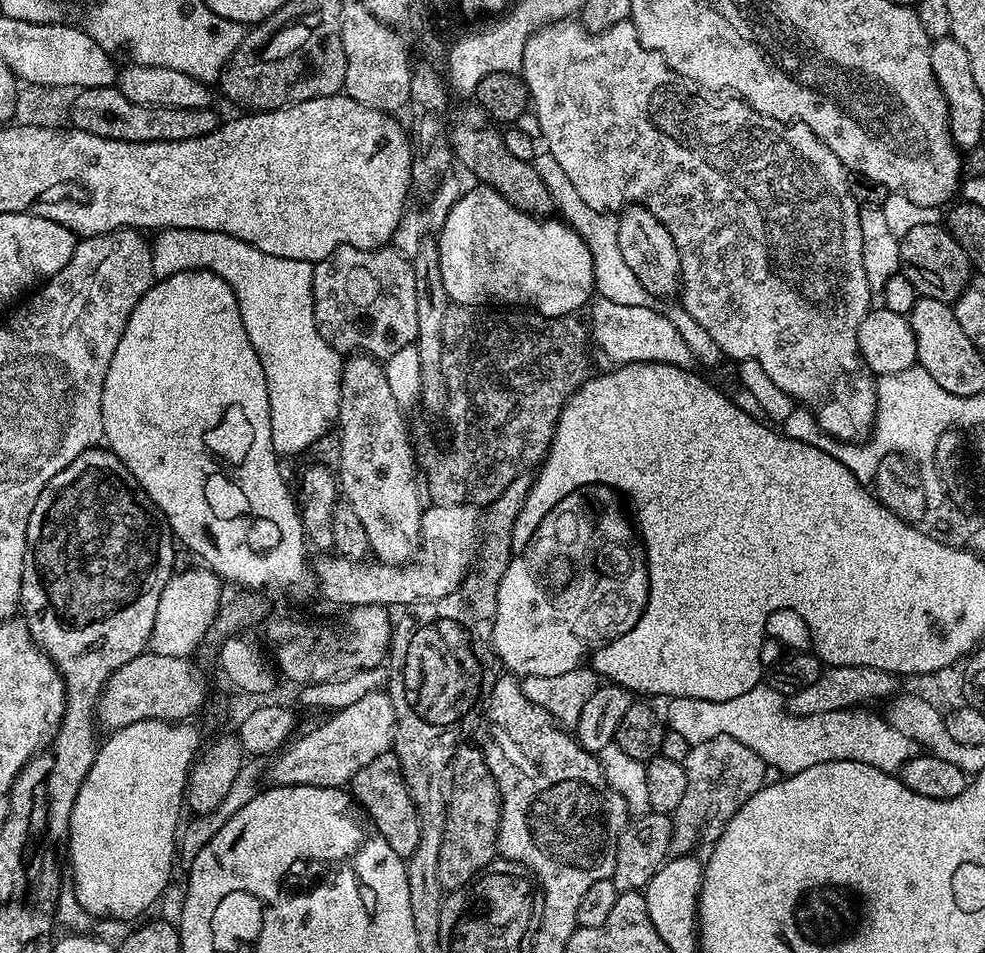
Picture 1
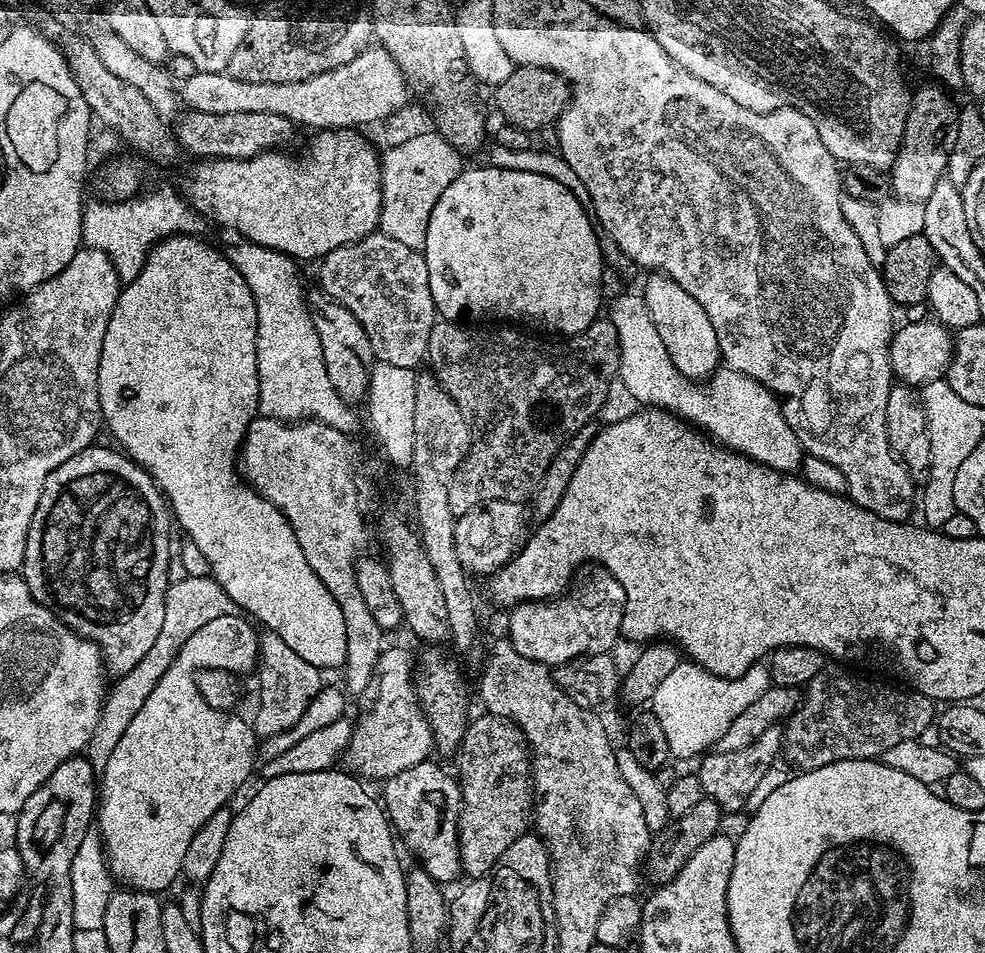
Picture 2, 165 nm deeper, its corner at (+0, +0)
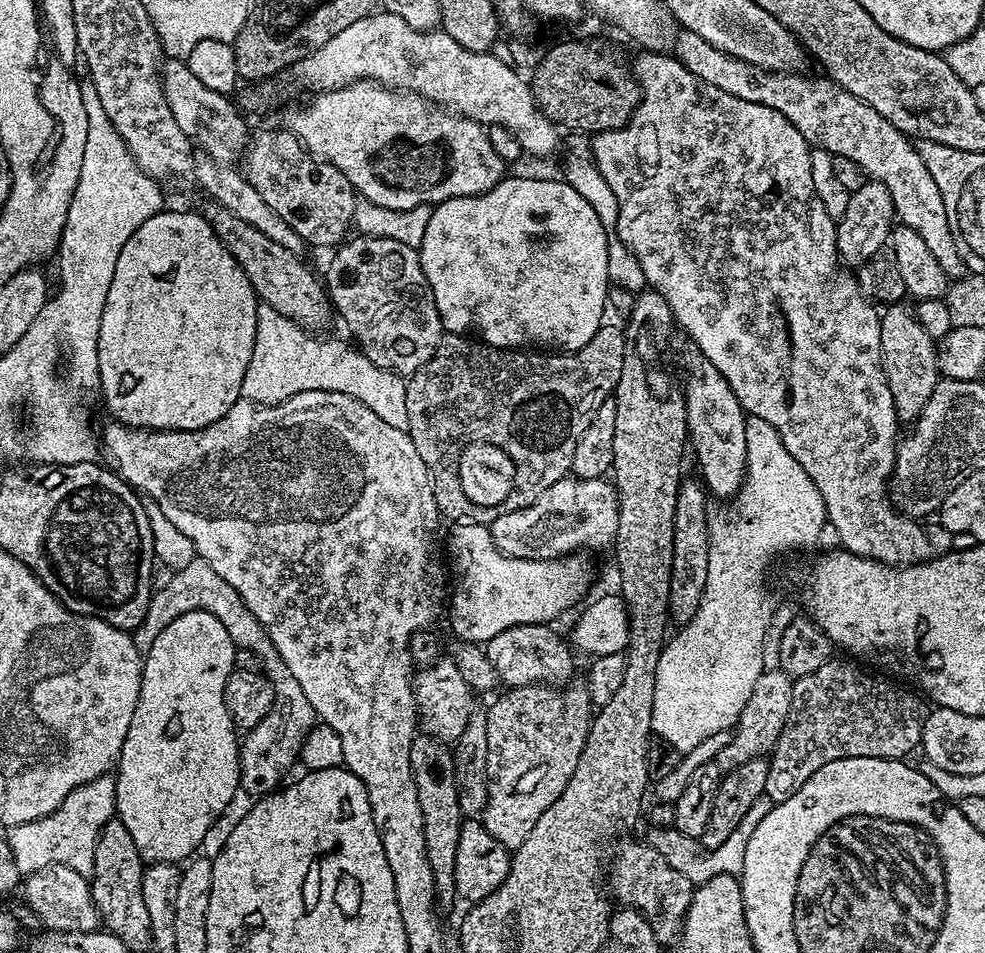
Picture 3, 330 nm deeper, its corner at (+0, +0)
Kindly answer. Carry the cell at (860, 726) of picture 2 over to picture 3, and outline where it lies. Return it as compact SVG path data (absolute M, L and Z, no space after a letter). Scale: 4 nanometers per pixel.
M833 658L826 662L826 666L814 670L814 674L795 677L786 726L782 726L782 734L767 757L768 773L764 795L772 805L786 802L786 798L790 798L790 794L797 792L815 772L822 770L826 762L838 762L842 758L904 760L907 757L906 754L921 745L921 734L925 728L925 718L928 713L927 703L915 691L899 683L889 682L887 679L875 680L871 676L873 675L871 671L847 659L844 660Z

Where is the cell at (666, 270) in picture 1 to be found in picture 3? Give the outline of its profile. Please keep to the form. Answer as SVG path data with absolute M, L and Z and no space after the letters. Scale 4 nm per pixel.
M692 350L688 356L688 377L683 377L682 387L686 414L688 415L688 438L690 448L696 451L696 458L700 462L702 483L717 501L724 502L727 498L735 497L744 486L744 476L748 472L748 455L746 454L746 413L738 402L734 390L730 390L730 382L722 378L722 374L711 364L699 350Z

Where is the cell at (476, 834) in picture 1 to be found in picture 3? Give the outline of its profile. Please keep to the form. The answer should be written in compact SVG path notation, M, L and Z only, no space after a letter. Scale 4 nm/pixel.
M547 683L527 684L525 688L508 688L505 696L500 696L486 709L486 742L488 757L486 758L486 774L488 775L488 804L482 813L484 829L502 846L515 850L526 842L530 830L534 830L534 822L542 818L542 810L566 790L566 782L570 782L570 774L574 774L574 766L578 766L578 758L582 758L582 746L586 746L588 731L592 728L594 705L587 687L569 683L559 692L559 687Z

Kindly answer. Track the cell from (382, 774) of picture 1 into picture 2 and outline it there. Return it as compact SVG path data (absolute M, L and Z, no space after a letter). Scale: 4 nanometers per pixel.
M431 759L418 762L408 770L383 781L382 807L399 843L422 859L422 867L438 882L461 879L460 838L460 782L455 775L443 772Z

